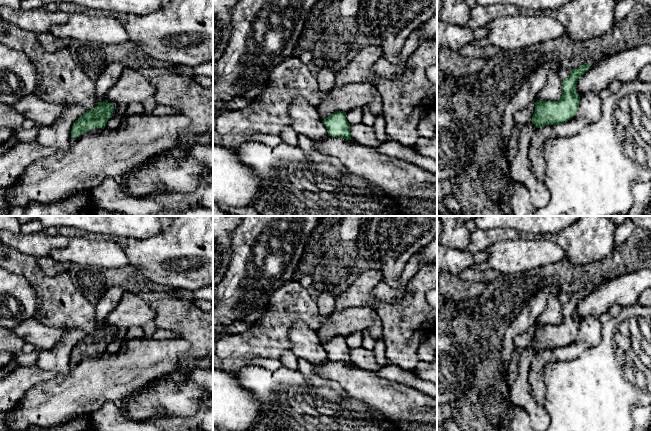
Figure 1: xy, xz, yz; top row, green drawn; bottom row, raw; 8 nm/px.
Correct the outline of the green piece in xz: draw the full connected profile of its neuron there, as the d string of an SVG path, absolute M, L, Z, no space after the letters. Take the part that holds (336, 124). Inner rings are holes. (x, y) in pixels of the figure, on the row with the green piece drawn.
M335 111L322 122L329 136L339 136L347 140L352 140L350 135L350 124L346 119L346 112Z

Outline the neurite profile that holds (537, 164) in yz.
M554 125L536 128L528 149L529 168L538 181L543 182L546 176L546 161L542 153L544 142L555 137Z

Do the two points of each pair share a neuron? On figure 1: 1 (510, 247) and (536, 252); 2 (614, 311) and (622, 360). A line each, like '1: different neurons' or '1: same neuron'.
1: same neuron
2: different neurons

